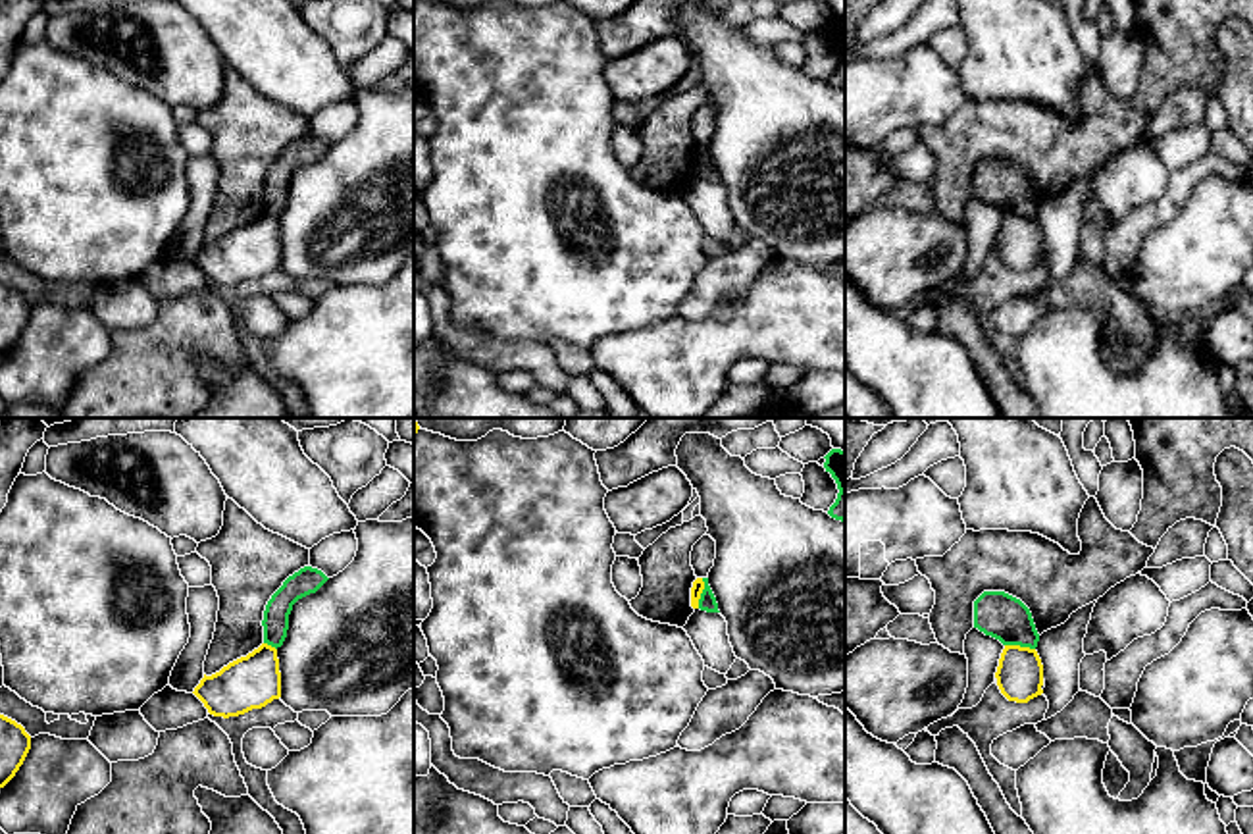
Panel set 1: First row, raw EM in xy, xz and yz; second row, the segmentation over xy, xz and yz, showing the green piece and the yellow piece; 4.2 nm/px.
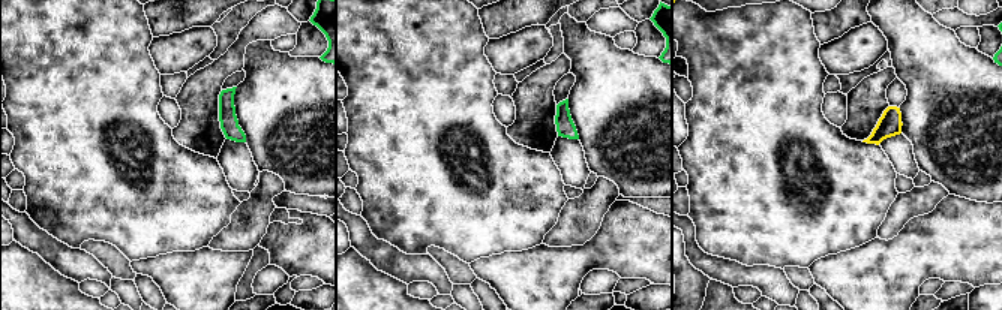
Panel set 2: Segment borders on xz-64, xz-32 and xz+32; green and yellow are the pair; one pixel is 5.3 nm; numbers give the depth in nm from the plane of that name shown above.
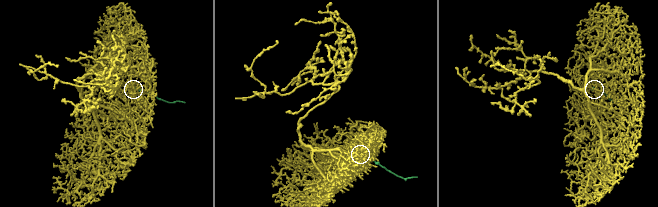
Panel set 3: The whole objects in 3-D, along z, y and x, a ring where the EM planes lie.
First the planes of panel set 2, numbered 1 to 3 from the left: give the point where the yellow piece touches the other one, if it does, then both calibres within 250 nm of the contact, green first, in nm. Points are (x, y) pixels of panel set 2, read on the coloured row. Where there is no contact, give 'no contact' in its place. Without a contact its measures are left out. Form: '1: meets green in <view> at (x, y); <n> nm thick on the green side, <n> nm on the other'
1: no contact
2: no contact
3: no contact

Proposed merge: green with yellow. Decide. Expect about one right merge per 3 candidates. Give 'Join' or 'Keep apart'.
Keep apart

